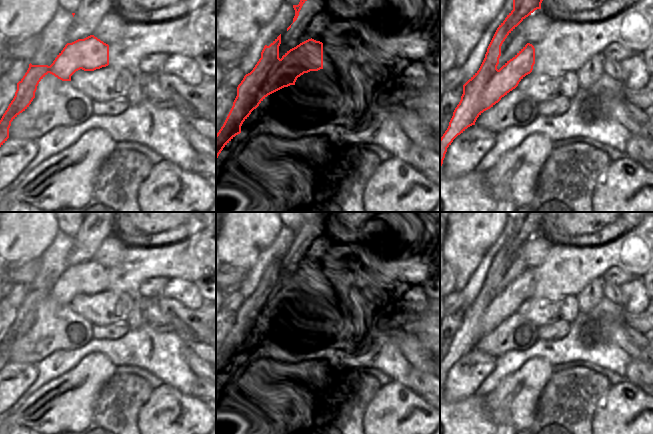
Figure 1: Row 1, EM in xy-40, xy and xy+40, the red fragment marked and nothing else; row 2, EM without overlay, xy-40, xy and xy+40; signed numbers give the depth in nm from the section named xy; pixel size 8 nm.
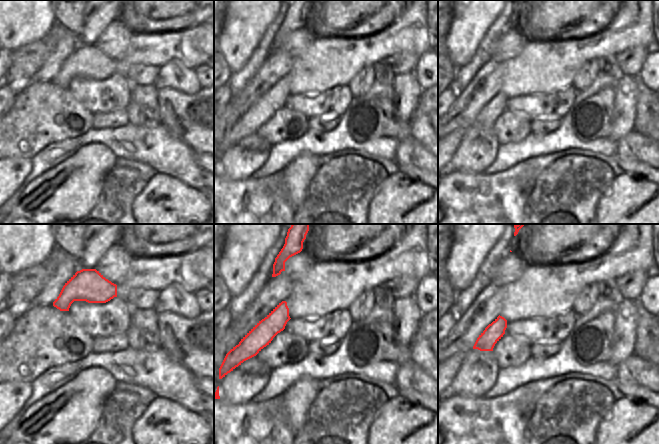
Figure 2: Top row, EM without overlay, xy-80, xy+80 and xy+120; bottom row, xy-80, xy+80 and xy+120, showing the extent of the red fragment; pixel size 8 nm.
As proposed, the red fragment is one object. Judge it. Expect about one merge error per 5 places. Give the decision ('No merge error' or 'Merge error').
No merge error

